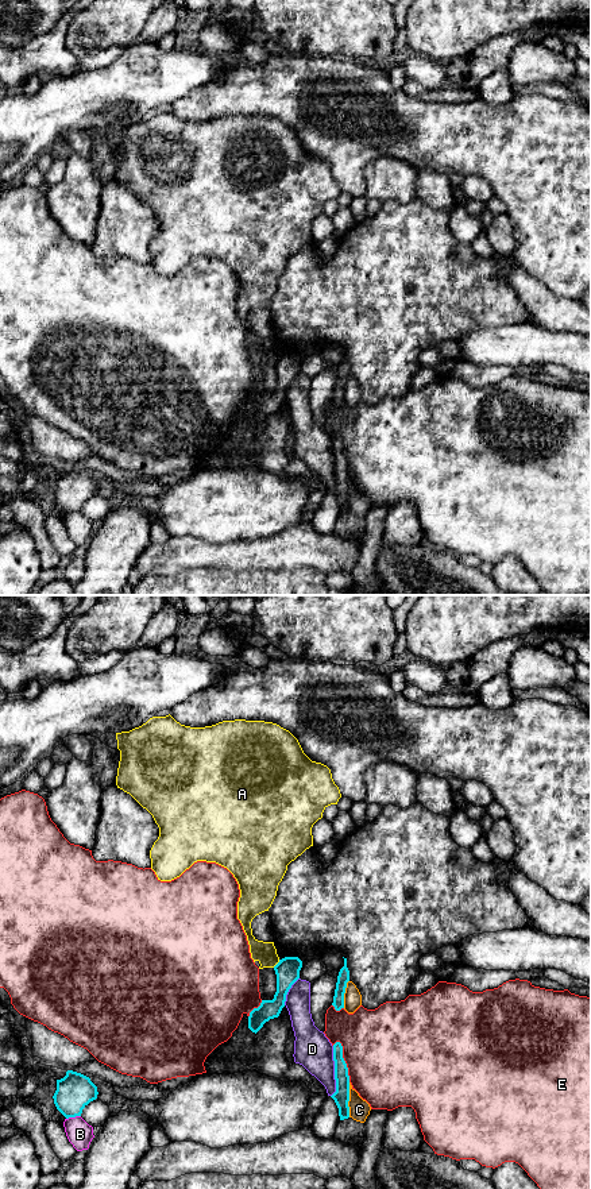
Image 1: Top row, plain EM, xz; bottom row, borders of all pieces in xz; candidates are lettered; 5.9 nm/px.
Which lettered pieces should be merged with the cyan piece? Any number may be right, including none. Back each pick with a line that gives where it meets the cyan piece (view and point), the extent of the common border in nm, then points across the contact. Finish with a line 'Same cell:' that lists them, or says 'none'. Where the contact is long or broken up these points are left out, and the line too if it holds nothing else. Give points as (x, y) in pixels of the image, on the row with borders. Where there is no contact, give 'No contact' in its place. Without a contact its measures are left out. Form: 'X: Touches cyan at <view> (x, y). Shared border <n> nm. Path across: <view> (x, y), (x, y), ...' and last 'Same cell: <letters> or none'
Same cell: none

